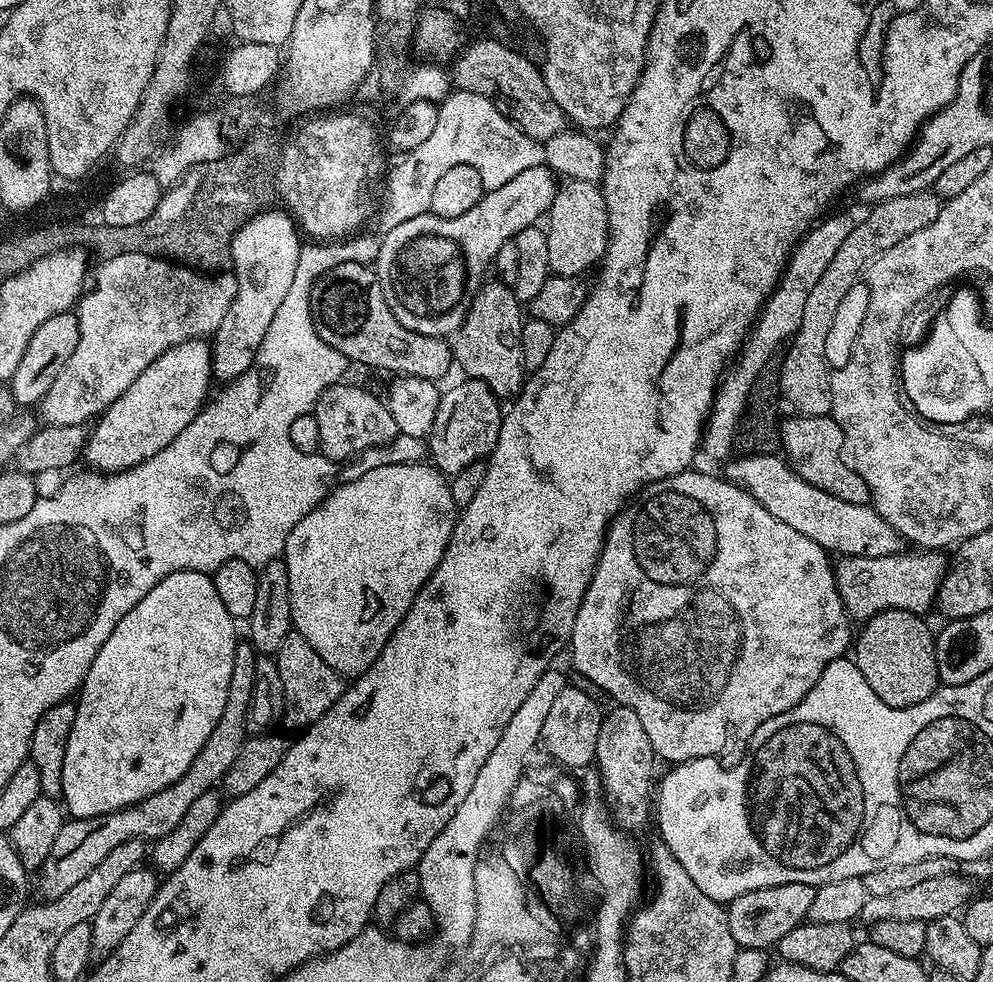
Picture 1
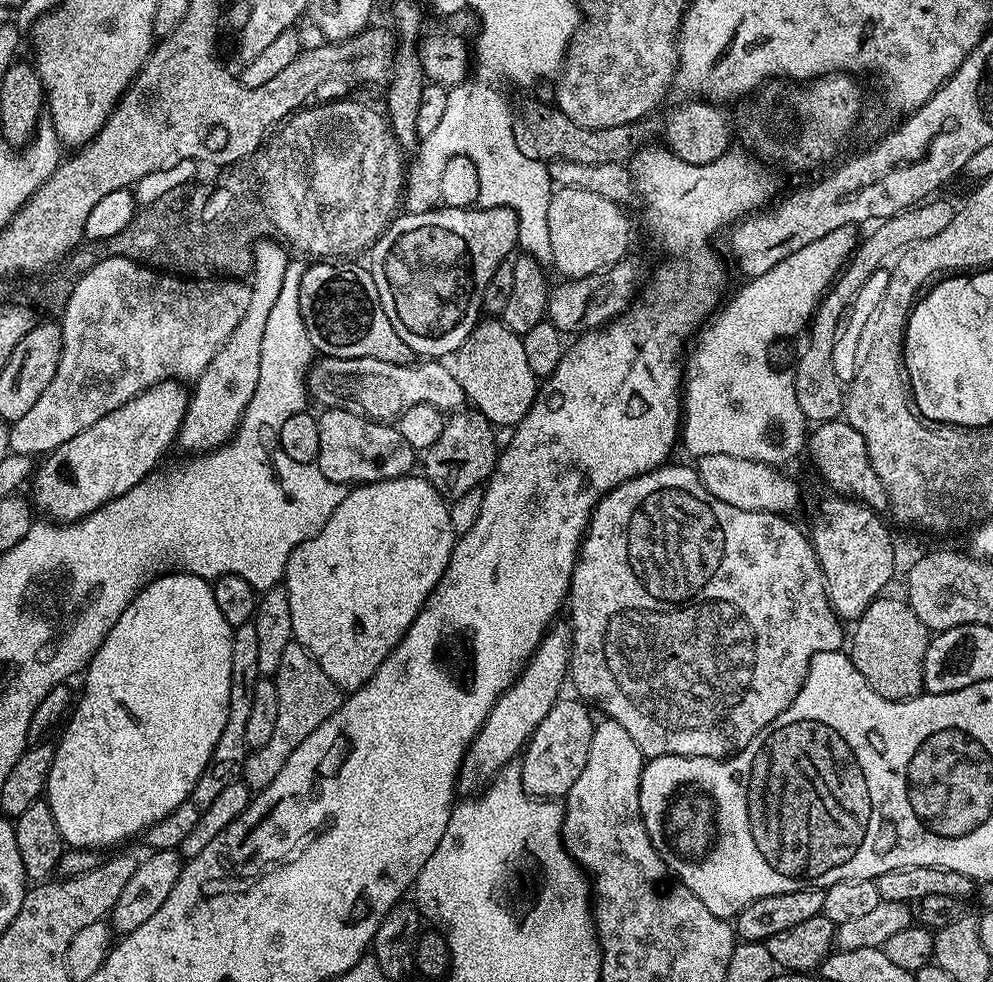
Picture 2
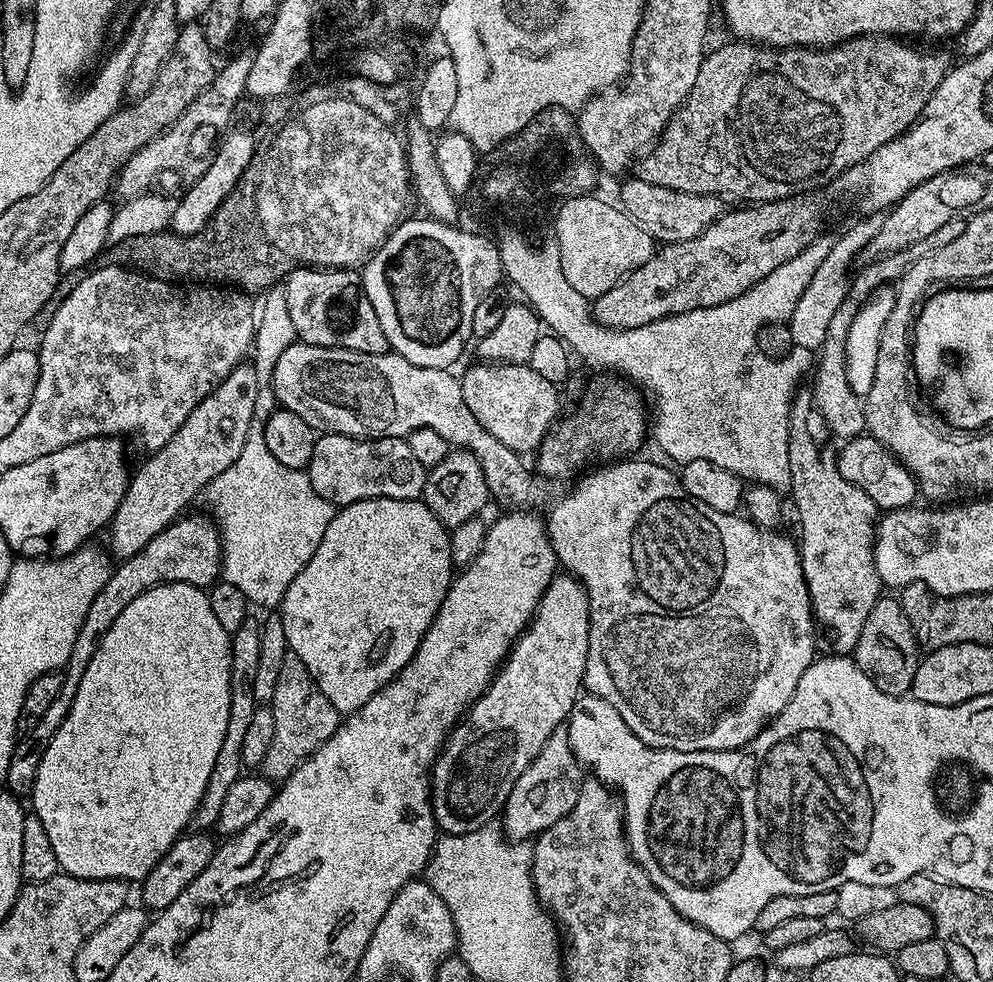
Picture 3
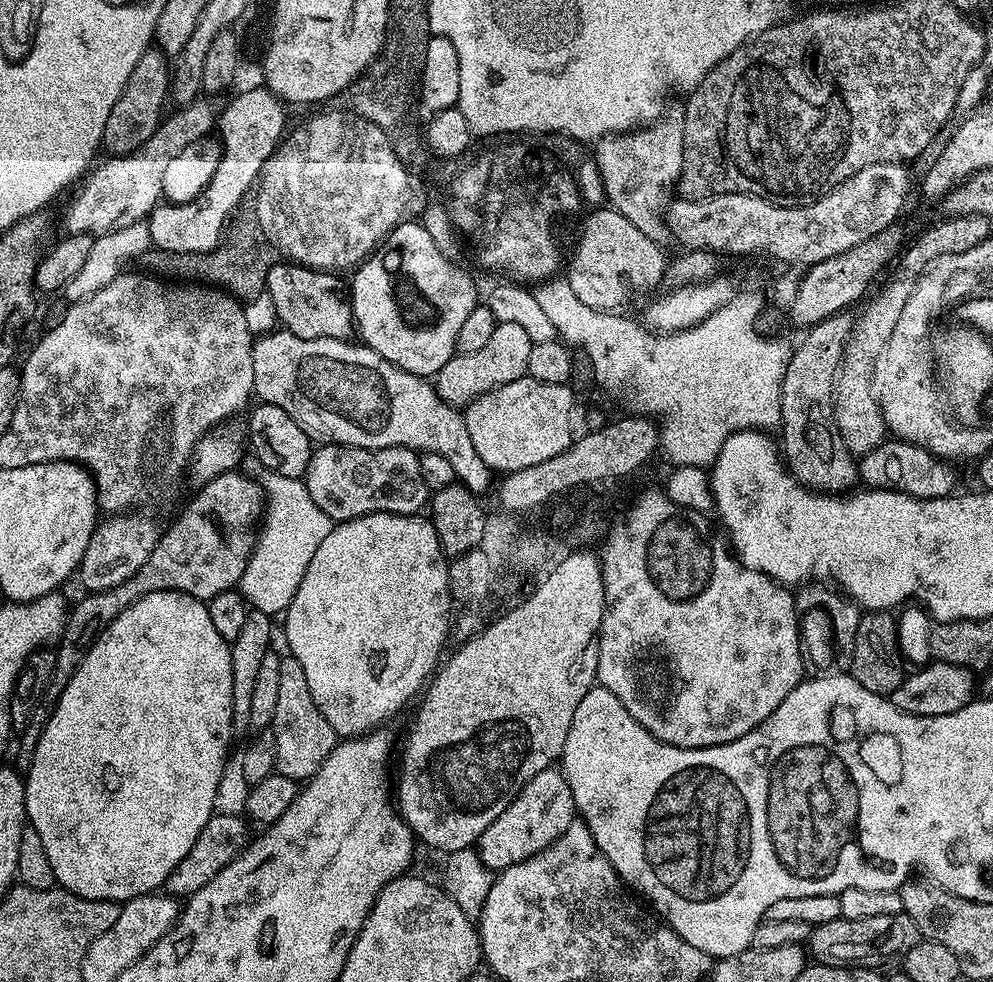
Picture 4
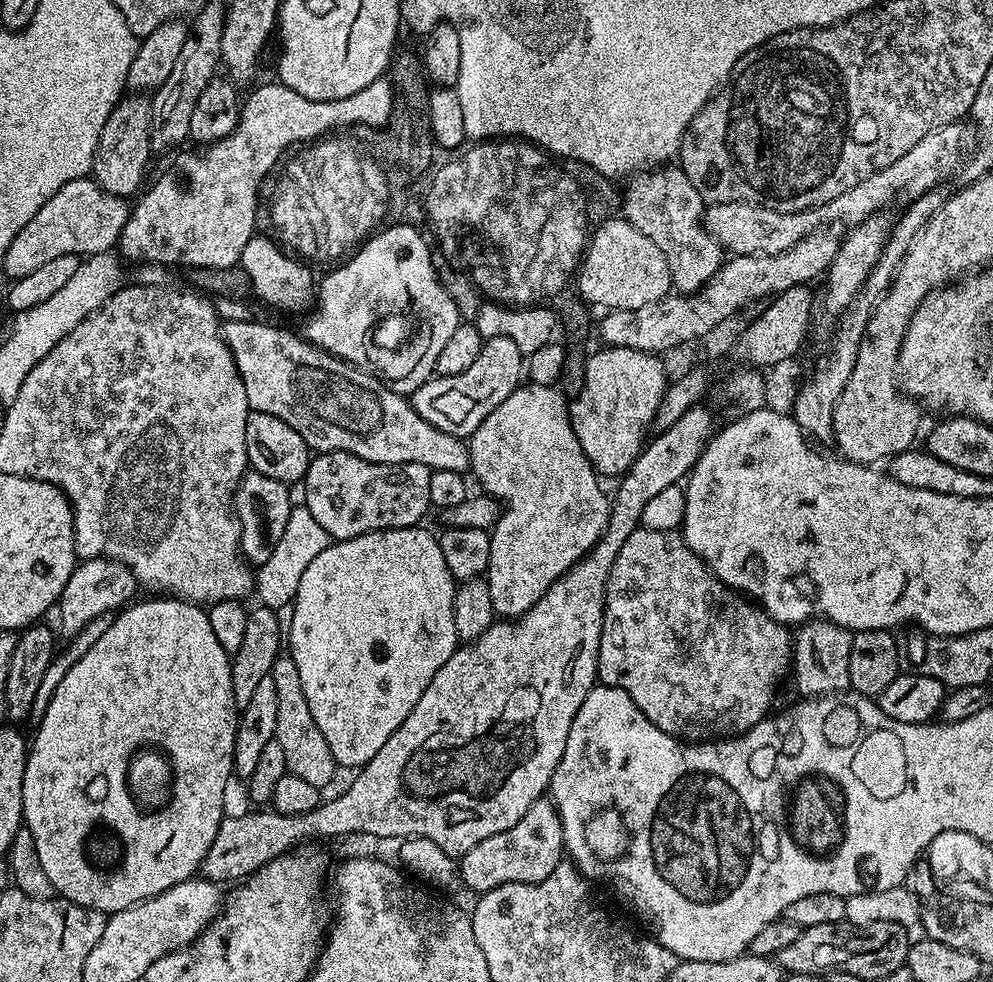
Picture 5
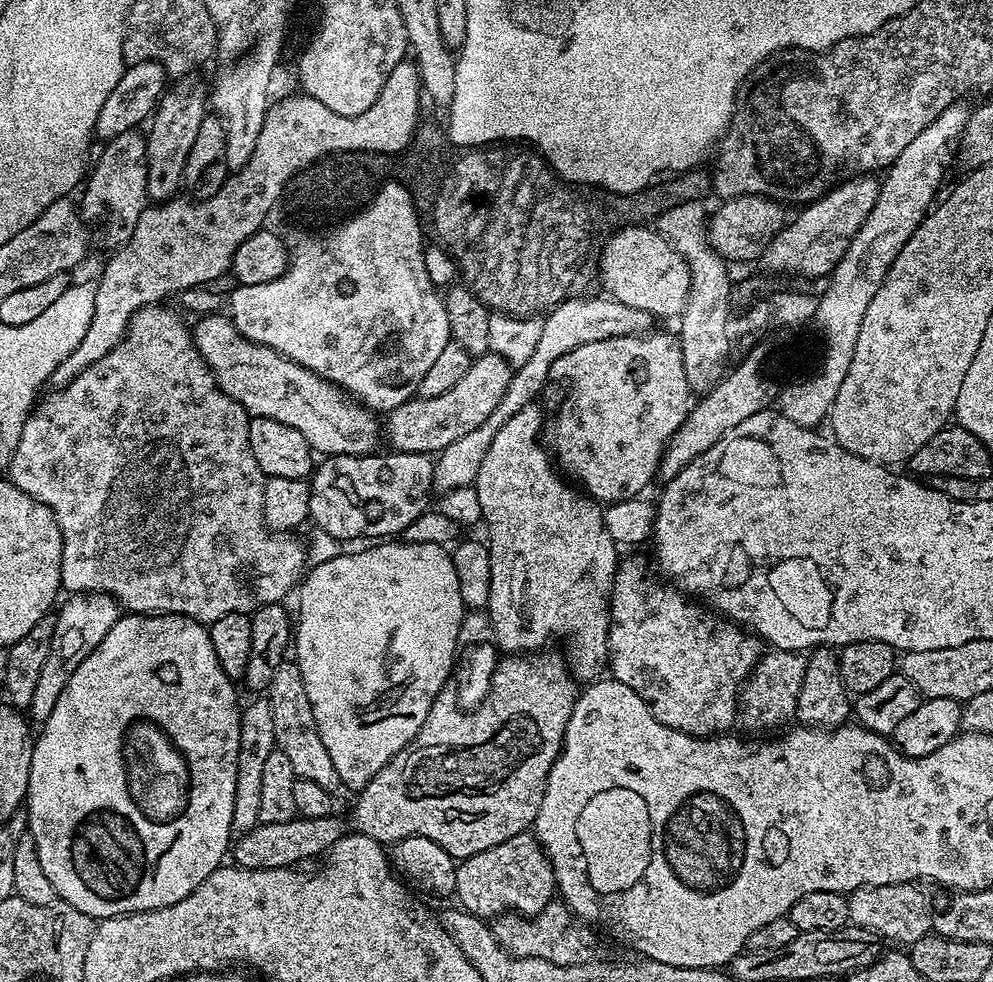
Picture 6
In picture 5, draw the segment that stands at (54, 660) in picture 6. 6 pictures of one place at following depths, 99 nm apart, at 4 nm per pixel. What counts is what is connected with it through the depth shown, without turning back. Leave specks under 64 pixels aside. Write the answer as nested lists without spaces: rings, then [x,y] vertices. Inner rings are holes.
[[[106,556],[80,560],[70,574],[70,582],[66,582],[66,590],[62,590],[58,601],[59,635],[64,638],[74,637],[82,630],[82,626],[86,626],[86,622],[94,622],[94,618],[102,614],[123,609],[133,599],[131,596],[135,594],[136,588],[138,589],[138,581],[122,562],[110,560]]]

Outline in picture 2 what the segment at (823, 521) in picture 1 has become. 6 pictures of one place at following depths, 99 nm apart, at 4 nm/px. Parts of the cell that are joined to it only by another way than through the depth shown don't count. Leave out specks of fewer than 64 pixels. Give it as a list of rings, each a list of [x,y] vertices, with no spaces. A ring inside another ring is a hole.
[[[708,454],[697,457],[696,469],[708,493],[740,510],[783,515],[791,513],[790,510],[800,500],[800,490],[792,479],[780,474],[773,465],[758,463],[757,460],[733,458],[728,454]]]

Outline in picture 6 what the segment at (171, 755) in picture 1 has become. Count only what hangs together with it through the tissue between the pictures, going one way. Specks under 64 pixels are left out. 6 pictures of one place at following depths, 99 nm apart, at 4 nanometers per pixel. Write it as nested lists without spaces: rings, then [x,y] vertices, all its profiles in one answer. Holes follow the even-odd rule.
[[[124,614],[114,626],[110,626],[110,634],[94,646],[90,658],[74,670],[70,682],[66,682],[66,690],[58,697],[50,718],[42,722],[44,728],[35,737],[30,758],[30,782],[26,797],[28,813],[27,831],[32,833],[34,846],[38,846],[38,862],[42,862],[42,870],[46,878],[50,878],[50,886],[54,886],[57,897],[63,903],[74,906],[74,910],[82,910],[82,914],[99,922],[111,916],[125,916],[131,912],[158,910],[162,906],[174,906],[174,902],[182,902],[186,894],[190,894],[214,869],[225,863],[224,855],[229,855],[230,841],[233,839],[232,819],[234,818],[234,786],[238,786],[238,746],[240,745],[241,701],[236,701],[237,685],[218,666],[218,654],[214,654],[214,646],[210,642],[210,634],[205,625],[188,616],[162,616],[159,614]],[[135,720],[149,720],[164,724],[172,736],[176,736],[176,744],[188,752],[188,760],[192,760],[192,808],[188,808],[188,816],[180,820],[180,824],[172,824],[172,828],[156,828],[156,824],[144,824],[140,816],[136,816],[136,808],[124,800],[124,772],[122,771],[122,738],[127,728]]]

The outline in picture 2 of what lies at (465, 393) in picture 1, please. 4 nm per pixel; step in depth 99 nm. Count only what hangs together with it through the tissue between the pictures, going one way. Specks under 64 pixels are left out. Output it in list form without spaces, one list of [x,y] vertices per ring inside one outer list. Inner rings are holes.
[[[456,410],[445,419],[444,429],[441,436],[438,437],[438,442],[434,442],[434,446],[427,448],[422,456],[422,464],[424,460],[423,475],[440,491],[441,496],[445,498],[461,496],[466,494],[466,490],[481,487],[491,476],[492,471],[496,469],[496,457],[498,455],[496,436],[492,432],[495,432],[494,425],[483,414],[475,410]]]

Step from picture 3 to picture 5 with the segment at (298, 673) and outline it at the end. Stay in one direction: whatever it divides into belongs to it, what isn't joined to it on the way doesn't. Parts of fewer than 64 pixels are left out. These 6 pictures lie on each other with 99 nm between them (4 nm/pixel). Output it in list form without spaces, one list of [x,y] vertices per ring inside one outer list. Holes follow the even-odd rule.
[[[281,654],[274,662],[270,675],[274,678],[274,691],[278,693],[278,726],[276,741],[282,746],[286,757],[286,766],[291,775],[310,782],[310,786],[324,790],[338,773],[338,765],[334,754],[330,754],[330,745],[322,730],[318,730],[318,722],[310,714],[310,706],[306,702],[306,693],[302,691],[302,678],[298,678],[298,666],[294,666],[291,654]]]

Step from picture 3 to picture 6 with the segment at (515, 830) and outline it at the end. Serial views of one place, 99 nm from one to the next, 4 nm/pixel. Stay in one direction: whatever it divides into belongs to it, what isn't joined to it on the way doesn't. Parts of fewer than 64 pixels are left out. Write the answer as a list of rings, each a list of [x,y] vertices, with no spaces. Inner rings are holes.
[[[531,831],[506,838],[506,842],[490,846],[482,854],[467,856],[456,865],[455,899],[460,899],[457,901],[464,911],[481,918],[505,914],[537,916],[547,904],[553,903],[557,892],[552,863]]]

